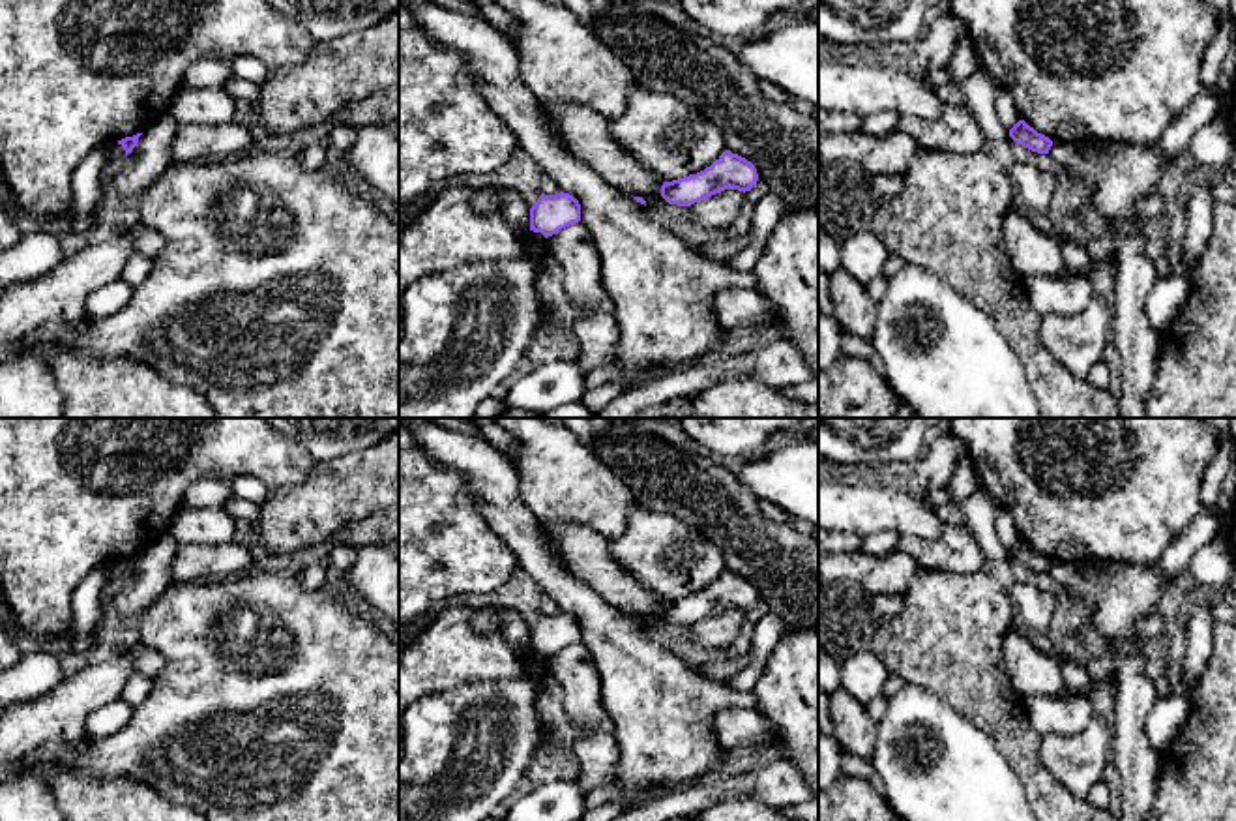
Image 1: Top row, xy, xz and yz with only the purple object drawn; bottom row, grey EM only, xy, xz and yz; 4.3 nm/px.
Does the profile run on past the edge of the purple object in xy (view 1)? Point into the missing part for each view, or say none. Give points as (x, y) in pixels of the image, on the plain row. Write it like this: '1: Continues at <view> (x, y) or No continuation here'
1: No continuation here

